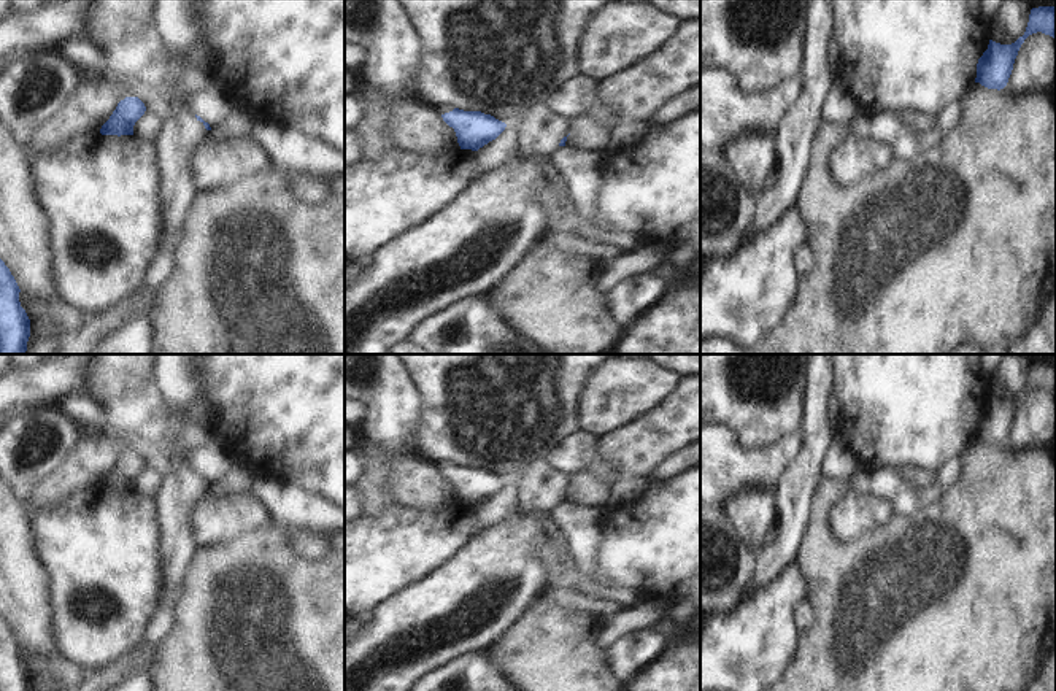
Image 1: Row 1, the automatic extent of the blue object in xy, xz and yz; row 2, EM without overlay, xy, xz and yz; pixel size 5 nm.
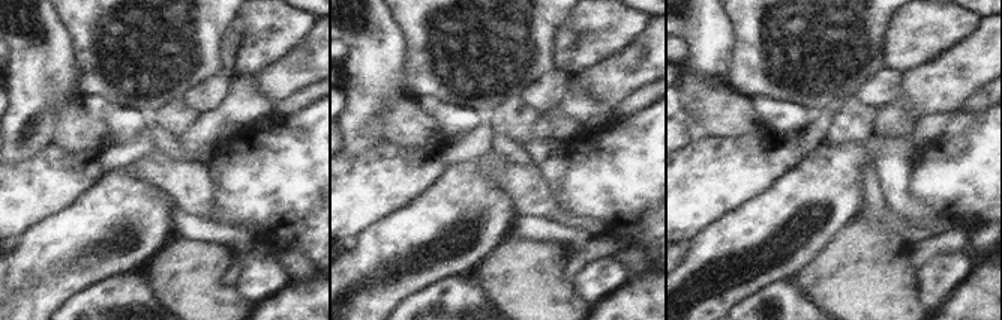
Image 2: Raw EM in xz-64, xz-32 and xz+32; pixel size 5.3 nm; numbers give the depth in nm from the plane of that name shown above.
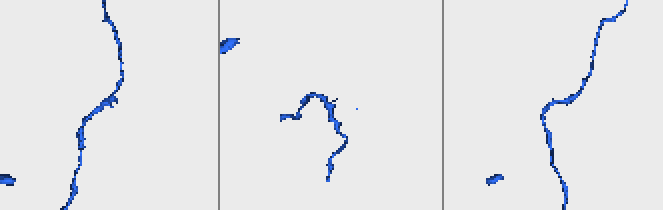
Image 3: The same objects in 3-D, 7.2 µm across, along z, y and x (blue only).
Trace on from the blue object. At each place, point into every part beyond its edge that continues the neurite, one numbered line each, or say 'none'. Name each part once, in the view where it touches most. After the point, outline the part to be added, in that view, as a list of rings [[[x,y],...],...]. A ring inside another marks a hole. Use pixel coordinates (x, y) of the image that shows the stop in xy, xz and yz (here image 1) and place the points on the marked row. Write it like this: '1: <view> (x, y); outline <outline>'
1: xy (210, 100); outline [[[202,48],[191,62],[181,64],[179,84],[191,95],[191,106],[197,116],[210,124],[211,129],[229,121],[237,103],[232,94],[218,81],[216,54]]]

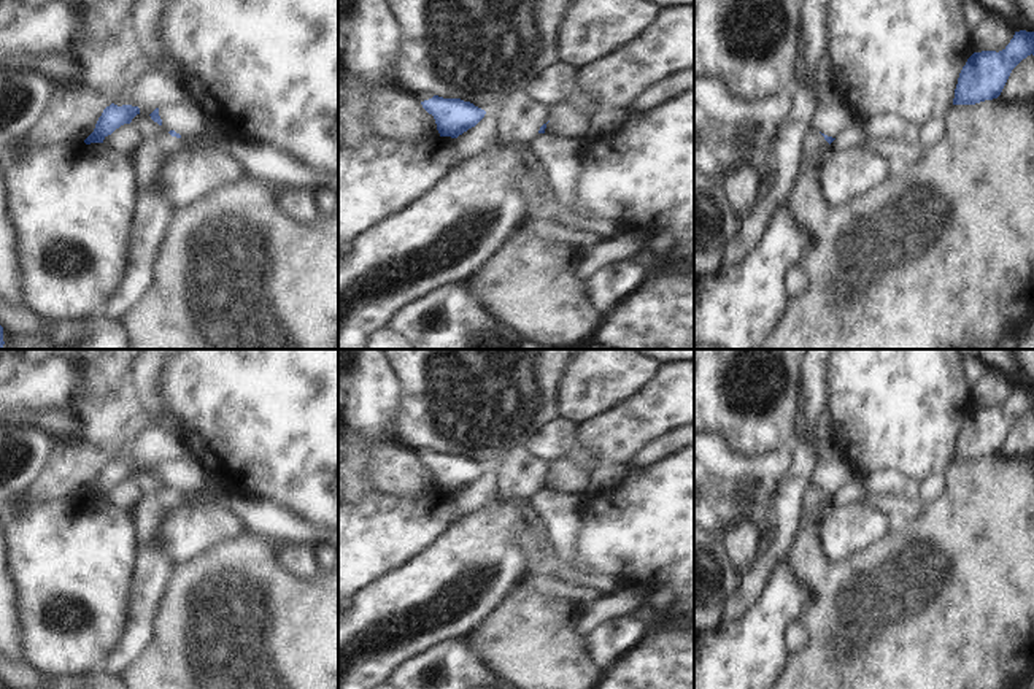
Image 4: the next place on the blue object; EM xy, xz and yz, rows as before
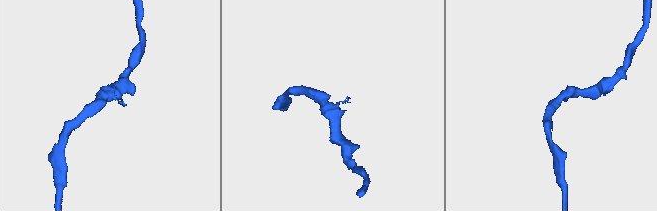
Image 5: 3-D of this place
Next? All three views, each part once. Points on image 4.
1: xy (178, 111); outline [[[164,70],[159,75],[159,116],[165,130],[175,130],[181,138],[205,137],[213,130],[206,110],[187,92],[186,76],[178,70]]]

